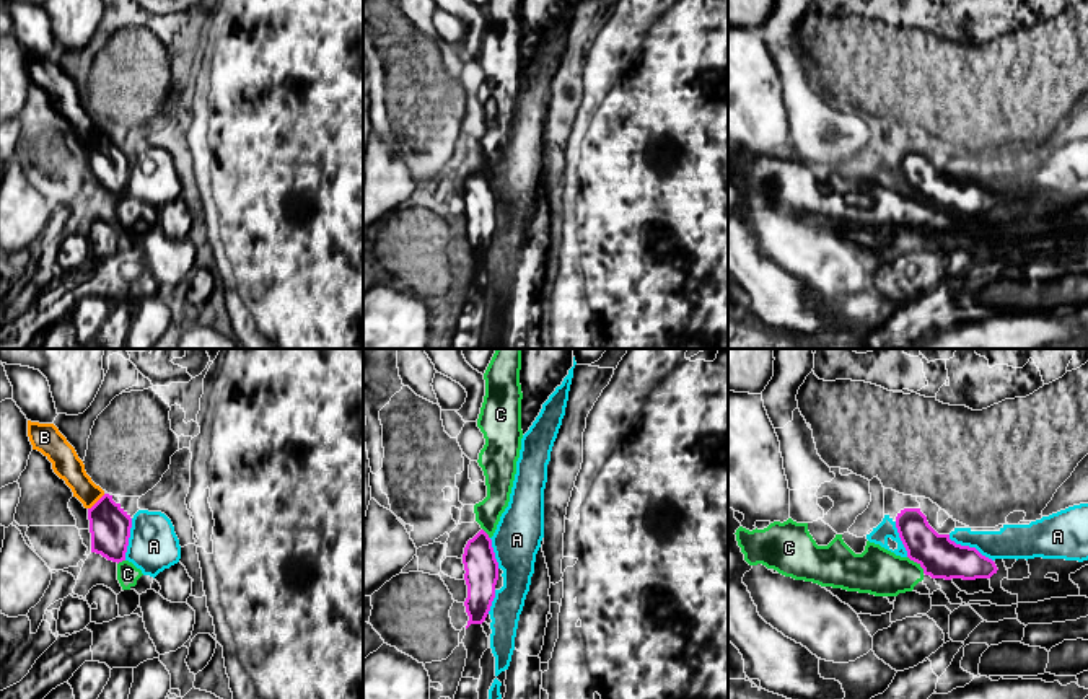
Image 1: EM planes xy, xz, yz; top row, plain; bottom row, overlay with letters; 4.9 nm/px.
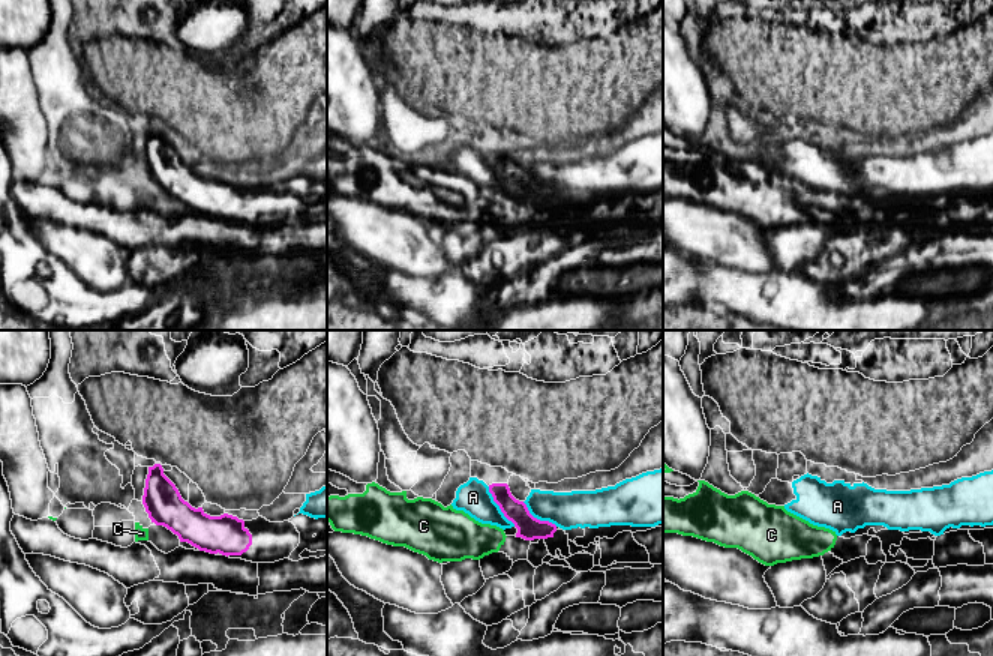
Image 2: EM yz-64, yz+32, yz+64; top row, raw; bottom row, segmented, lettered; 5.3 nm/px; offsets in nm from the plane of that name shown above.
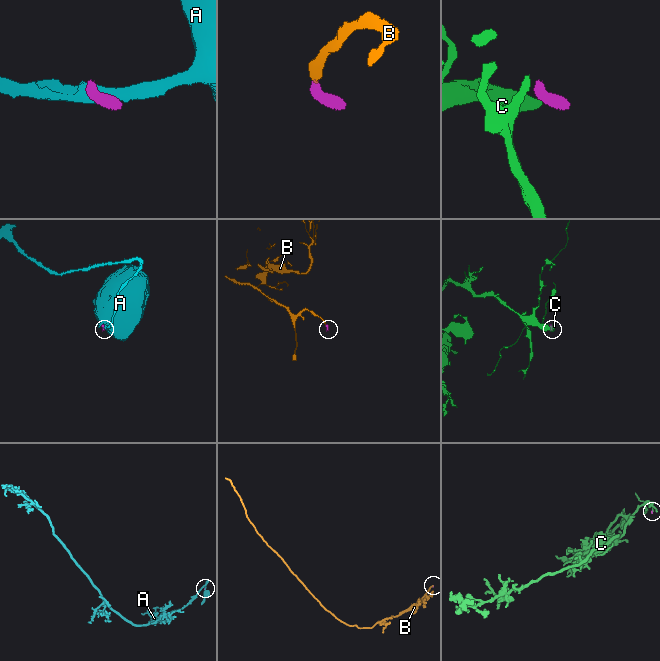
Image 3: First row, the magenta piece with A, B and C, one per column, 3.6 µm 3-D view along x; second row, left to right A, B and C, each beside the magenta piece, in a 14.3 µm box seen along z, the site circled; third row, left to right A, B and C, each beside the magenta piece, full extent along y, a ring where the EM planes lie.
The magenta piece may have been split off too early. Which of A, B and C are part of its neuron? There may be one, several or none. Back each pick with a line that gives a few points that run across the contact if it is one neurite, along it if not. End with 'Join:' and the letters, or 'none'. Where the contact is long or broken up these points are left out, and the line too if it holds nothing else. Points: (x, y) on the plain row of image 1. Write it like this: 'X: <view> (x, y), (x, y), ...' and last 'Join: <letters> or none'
B: xy (109, 160), (98, 136), (65, 98)
Join: B

